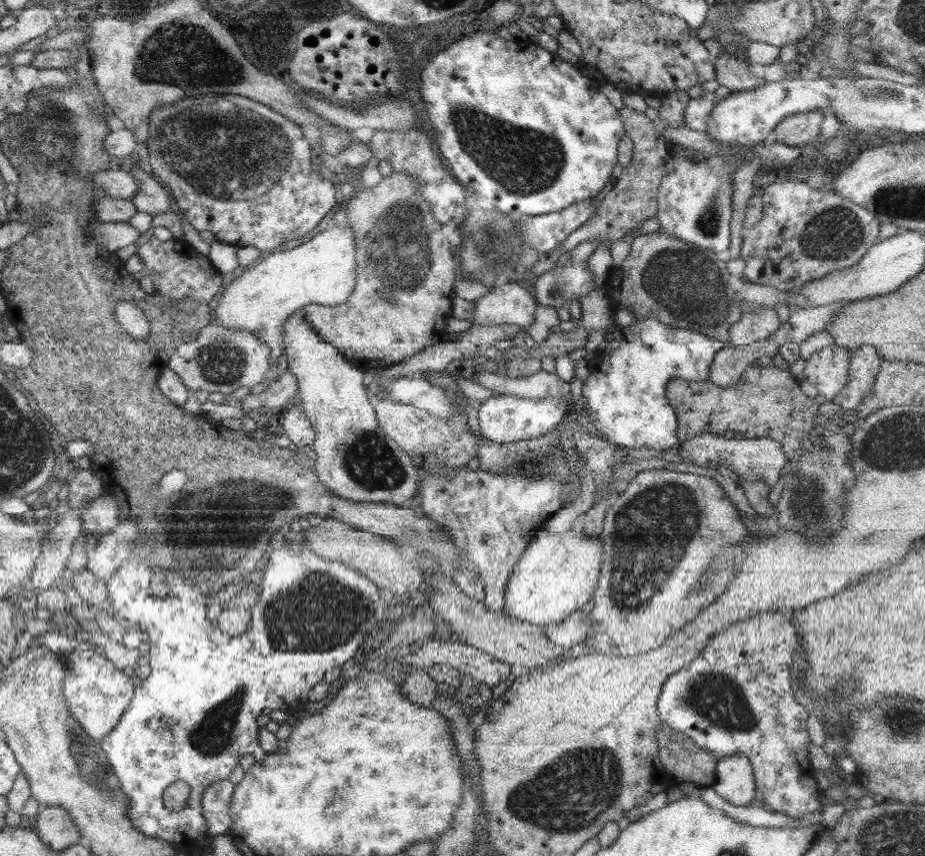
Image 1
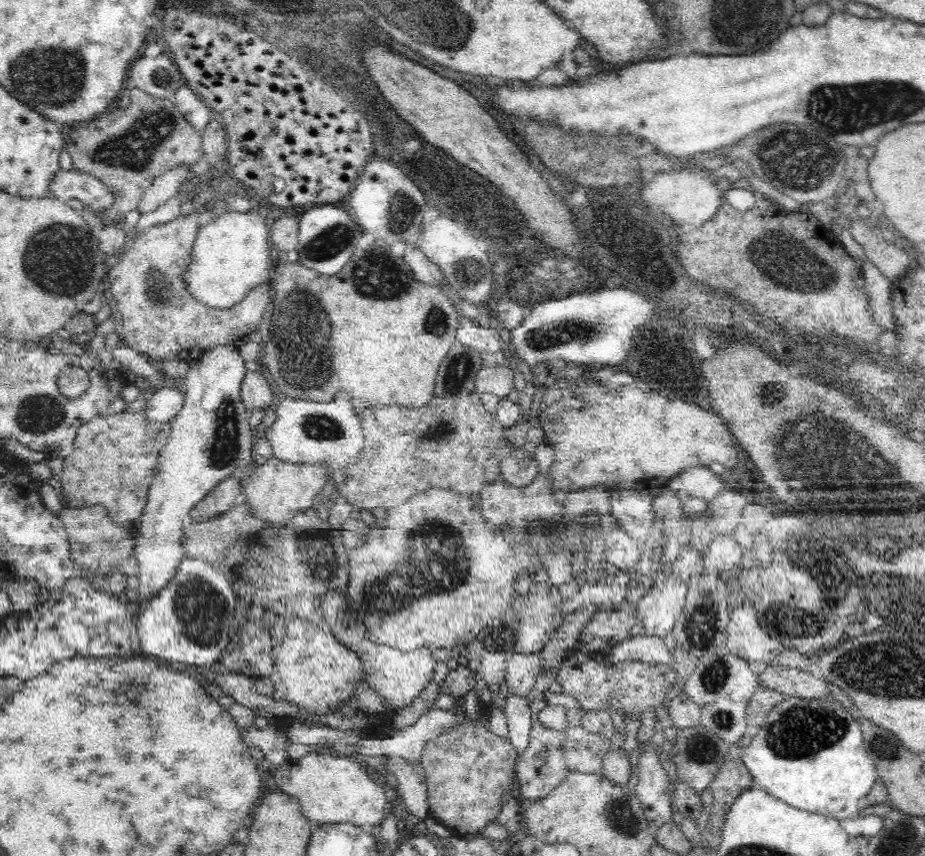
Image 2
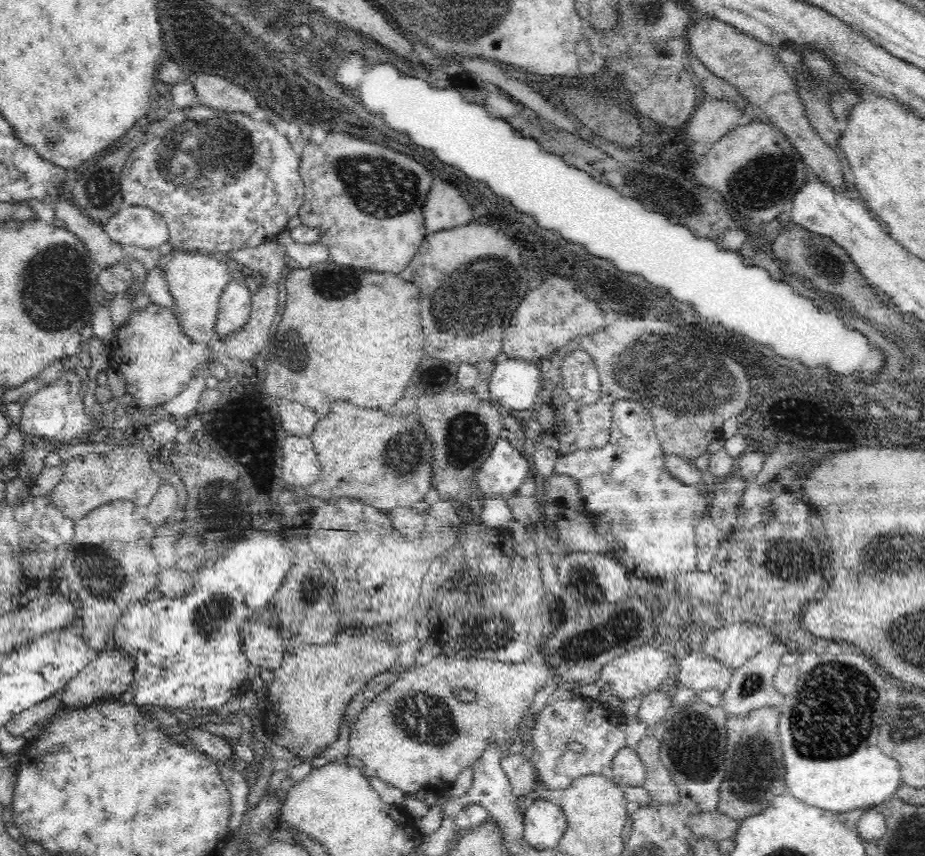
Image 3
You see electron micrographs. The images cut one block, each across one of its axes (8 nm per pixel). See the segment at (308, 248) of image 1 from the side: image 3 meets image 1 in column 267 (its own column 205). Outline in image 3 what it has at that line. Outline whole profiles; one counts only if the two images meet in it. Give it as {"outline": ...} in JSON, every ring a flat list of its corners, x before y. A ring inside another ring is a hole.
{"outline":[[175,251,165,268,165,279,168,281,172,298,174,298,173,314,175,323,180,326,190,342,211,346,218,335,215,324,219,315,219,300,224,288,232,280,231,263,215,258,196,254,195,252]]}

